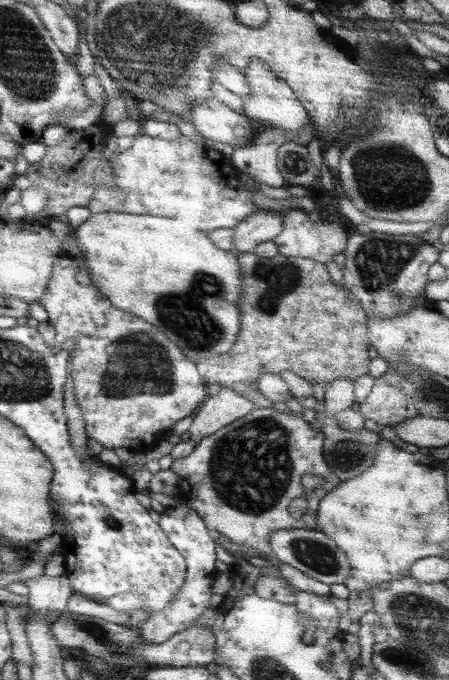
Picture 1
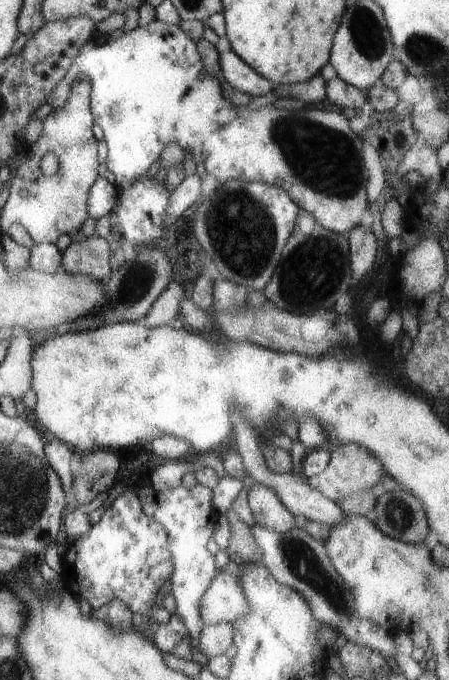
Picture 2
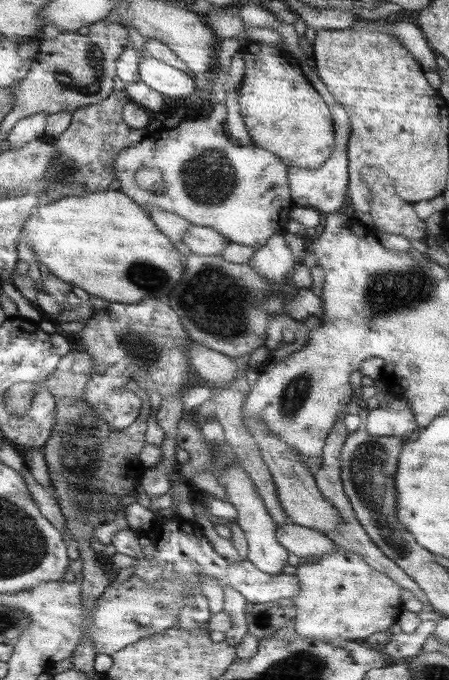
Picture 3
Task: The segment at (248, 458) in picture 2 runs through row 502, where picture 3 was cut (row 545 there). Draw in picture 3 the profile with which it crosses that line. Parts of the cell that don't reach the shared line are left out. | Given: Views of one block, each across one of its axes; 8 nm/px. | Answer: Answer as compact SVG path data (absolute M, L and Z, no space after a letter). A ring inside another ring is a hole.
M293 523L276 526L277 539L288 552L308 561L335 552L335 542L324 533Z

